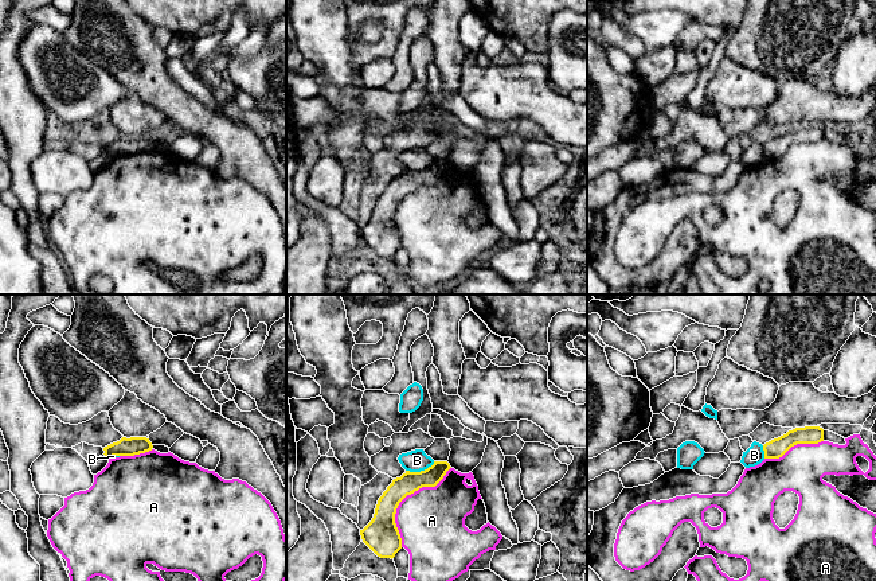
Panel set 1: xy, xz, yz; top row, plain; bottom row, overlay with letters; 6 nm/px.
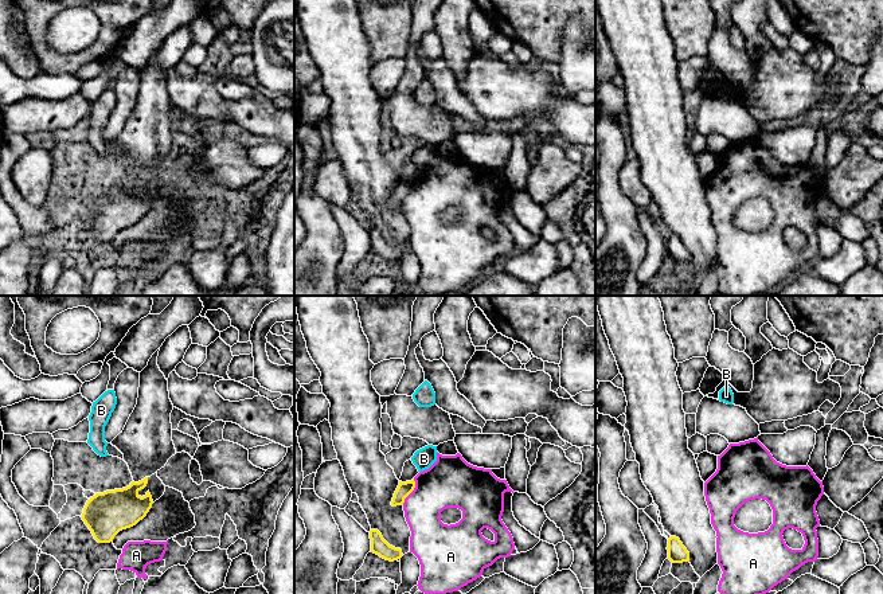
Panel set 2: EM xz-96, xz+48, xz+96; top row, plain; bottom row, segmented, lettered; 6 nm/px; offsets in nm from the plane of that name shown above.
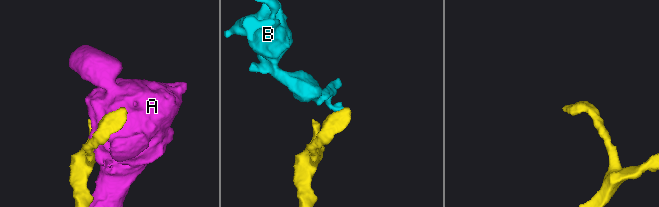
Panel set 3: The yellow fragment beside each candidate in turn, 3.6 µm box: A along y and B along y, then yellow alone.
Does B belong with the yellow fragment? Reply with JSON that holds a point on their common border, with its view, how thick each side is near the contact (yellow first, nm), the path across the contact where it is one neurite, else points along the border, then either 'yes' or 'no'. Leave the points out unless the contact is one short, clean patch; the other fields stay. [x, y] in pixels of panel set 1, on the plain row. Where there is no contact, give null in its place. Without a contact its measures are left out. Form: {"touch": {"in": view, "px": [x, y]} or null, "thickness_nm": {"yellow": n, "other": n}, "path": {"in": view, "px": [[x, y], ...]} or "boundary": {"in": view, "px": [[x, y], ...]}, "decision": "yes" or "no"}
{"touch": {"in": "xz", "px": [421, 170]}, "thickness_nm": {"yellow": 130, "other": 130}, "boundary": {"in": "xz", "px": [[434, 160], [423, 168], [406, 170]]}, "decision": "no"}

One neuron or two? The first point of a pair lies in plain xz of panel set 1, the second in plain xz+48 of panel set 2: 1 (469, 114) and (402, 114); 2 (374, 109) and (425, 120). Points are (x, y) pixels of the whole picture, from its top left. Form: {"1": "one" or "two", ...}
{"1": "two", "2": "one"}

